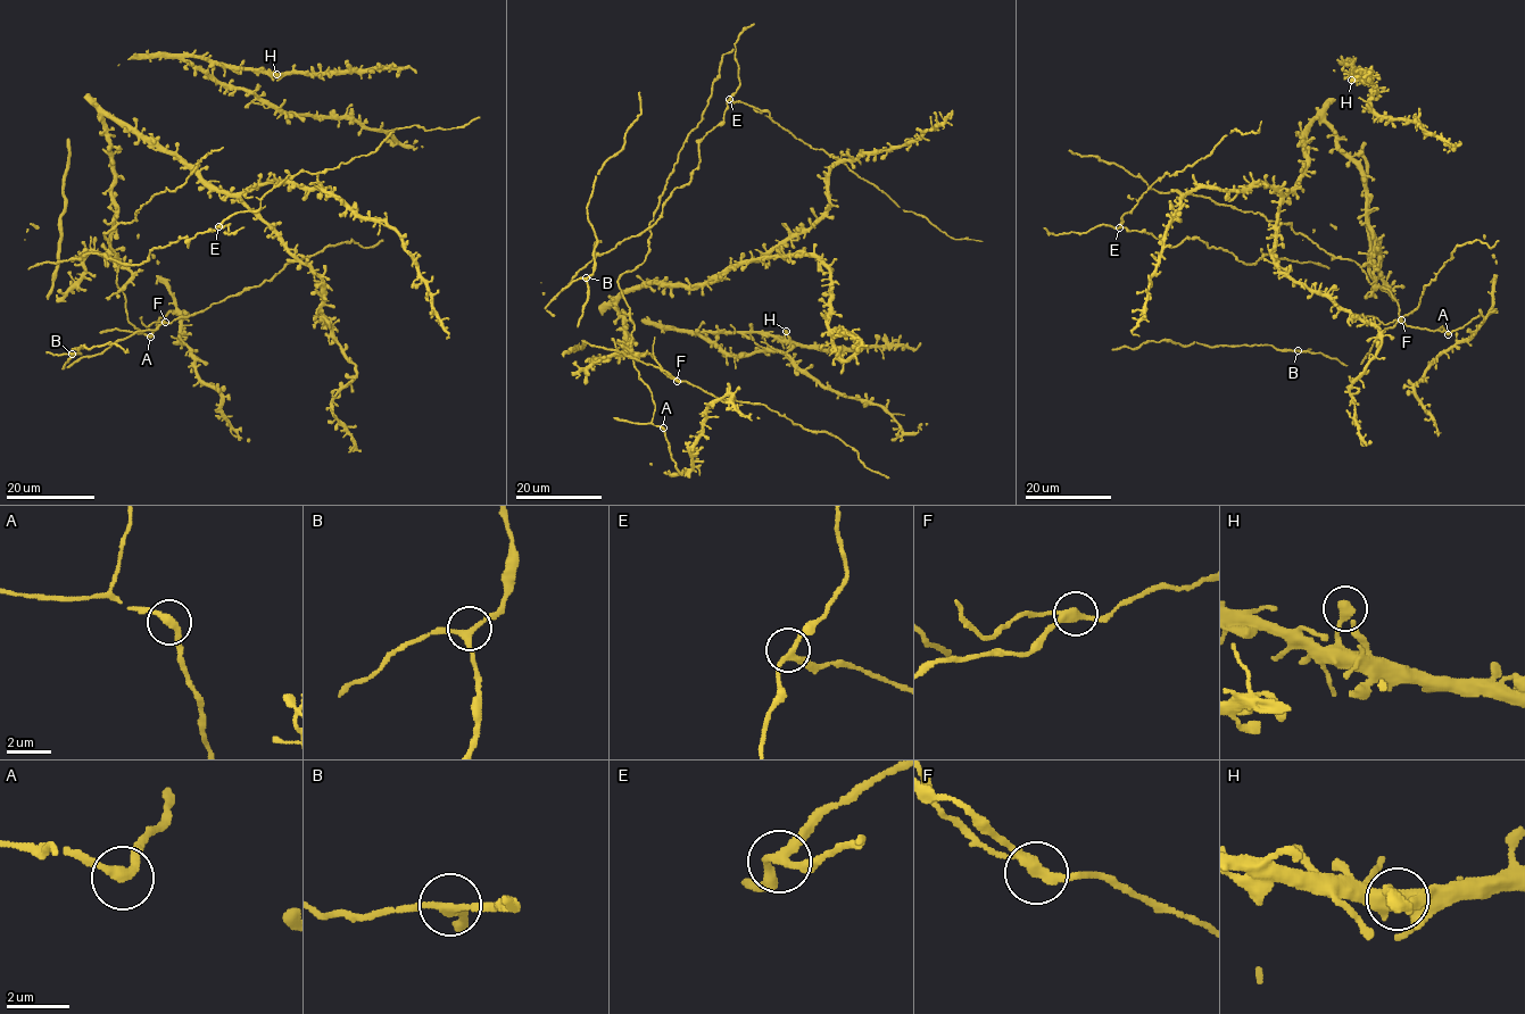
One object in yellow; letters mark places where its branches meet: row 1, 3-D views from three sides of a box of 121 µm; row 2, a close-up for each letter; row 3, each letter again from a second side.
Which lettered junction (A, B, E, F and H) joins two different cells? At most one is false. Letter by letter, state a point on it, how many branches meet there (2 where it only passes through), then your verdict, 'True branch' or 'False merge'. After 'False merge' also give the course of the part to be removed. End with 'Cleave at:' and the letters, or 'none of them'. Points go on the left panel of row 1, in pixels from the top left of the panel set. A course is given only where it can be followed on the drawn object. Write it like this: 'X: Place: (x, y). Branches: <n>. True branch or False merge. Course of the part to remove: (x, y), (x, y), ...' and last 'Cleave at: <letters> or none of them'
A: Place: (150, 337). Branches: 2. True branch
B: Place: (72, 354). Branches: 3. True branch
E: Place: (218, 226). Branches: 3. True branch
F: Place: (165, 322). Branches: 3. False merge. Course of the part to remove: (165, 322), (152, 322), (147, 326), (141, 316)
H: Place: (276, 74). Branches: 2. True branch
Cleave at: F

